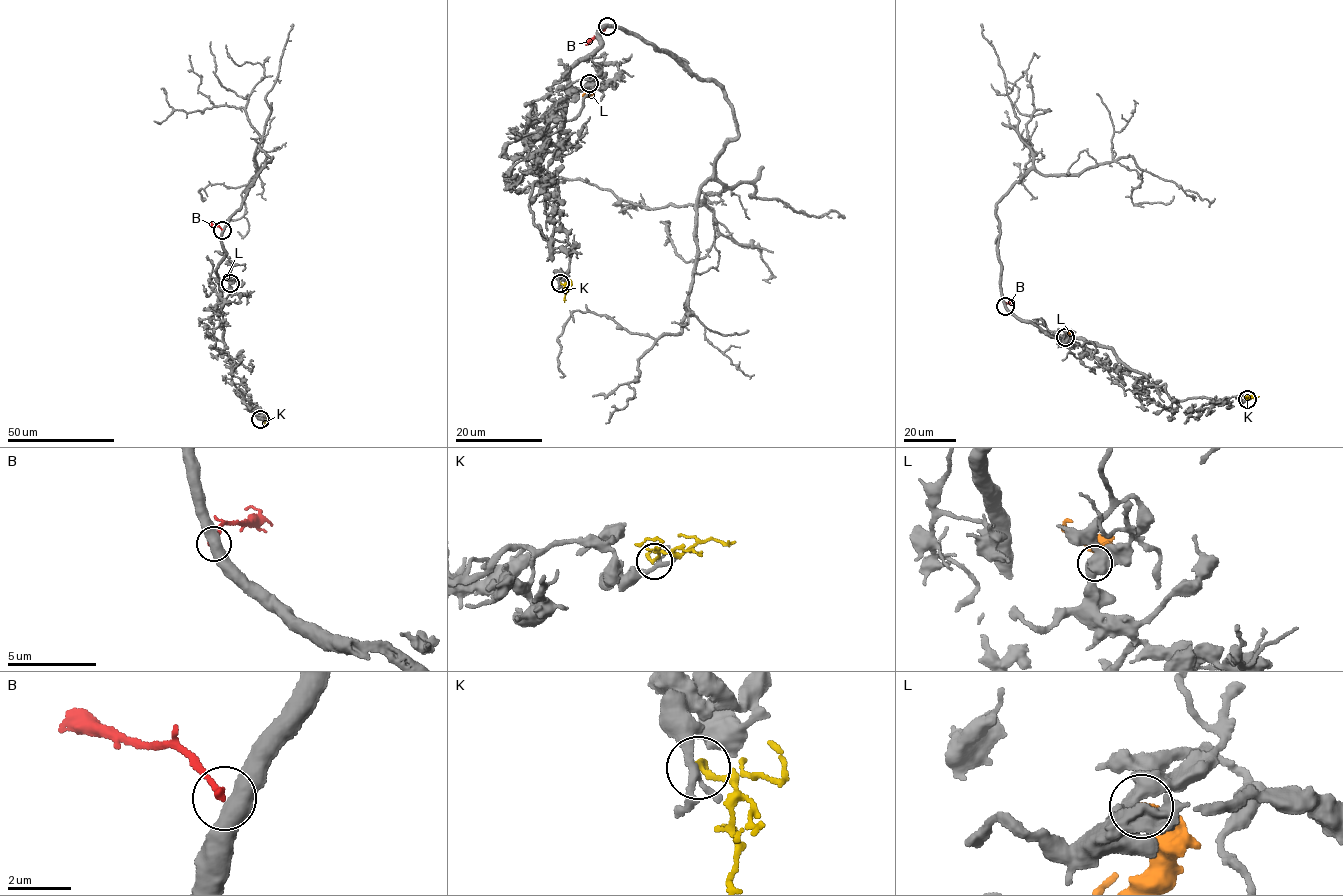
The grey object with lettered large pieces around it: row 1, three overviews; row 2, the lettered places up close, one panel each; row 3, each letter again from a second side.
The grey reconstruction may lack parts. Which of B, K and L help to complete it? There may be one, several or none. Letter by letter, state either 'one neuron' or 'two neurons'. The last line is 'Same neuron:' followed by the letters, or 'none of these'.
B: two neurons
K: two neurons
L: one neuron
Same neuron: L

